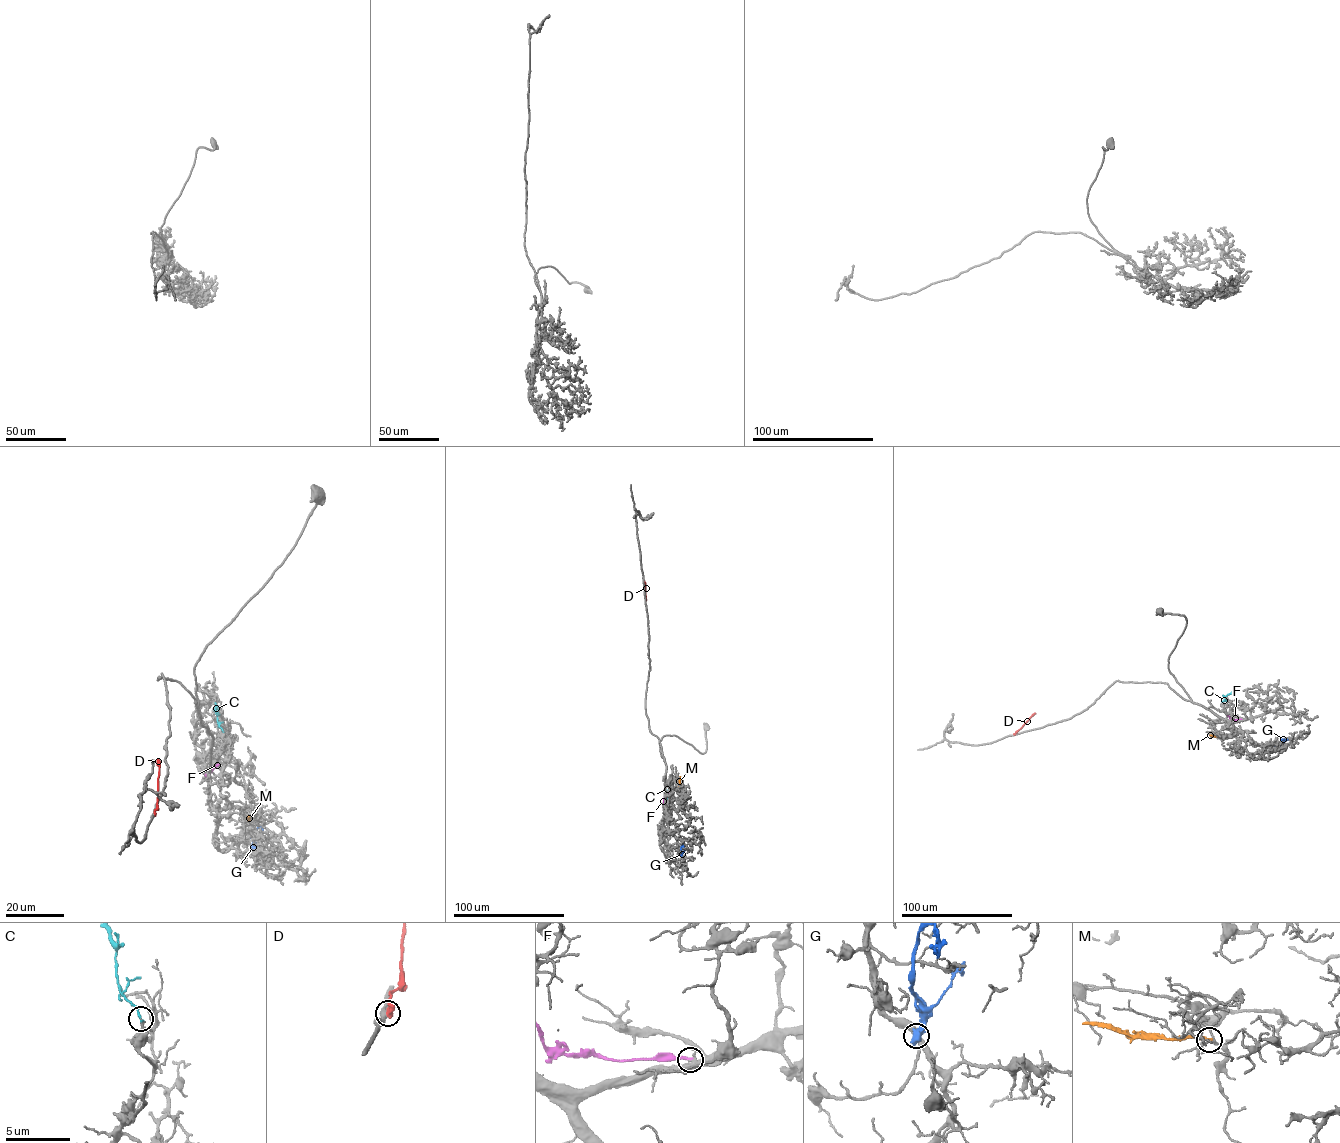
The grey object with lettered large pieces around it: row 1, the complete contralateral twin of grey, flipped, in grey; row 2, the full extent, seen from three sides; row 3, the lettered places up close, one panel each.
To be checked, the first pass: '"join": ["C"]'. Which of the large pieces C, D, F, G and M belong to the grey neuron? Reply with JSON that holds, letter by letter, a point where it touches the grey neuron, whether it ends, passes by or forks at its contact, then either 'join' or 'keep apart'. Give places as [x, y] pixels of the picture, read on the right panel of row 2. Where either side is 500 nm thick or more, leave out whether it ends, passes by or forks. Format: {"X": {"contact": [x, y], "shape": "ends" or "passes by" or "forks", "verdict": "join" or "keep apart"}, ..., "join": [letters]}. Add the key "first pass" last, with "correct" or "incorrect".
{"C": {"contact": [1222, 702], "shape": "ends", "verdict": "join"}, "D": {"contact": [1015, 734], "verdict": "keep apart"}, "F": {"contact": [1242, 720], "shape": "ends", "verdict": "keep apart"}, "G": {"contact": [1288, 738], "verdict": "keep apart"}, "M": {"contact": [1220, 736], "shape": "ends", "verdict": "keep apart"}, "join": ["C"], "first pass": "correct"}

